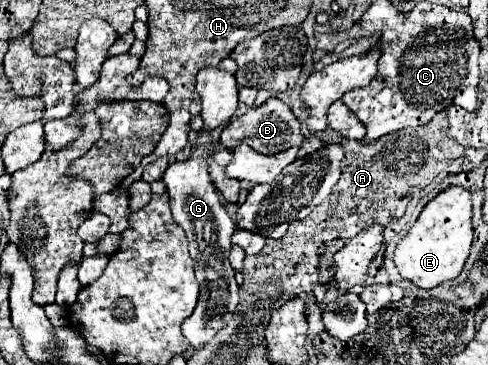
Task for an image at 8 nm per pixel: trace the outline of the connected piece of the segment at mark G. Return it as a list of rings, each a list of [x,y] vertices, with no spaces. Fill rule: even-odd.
[[[208,131],[198,137],[198,149],[186,161],[168,165],[164,173],[164,183],[170,195],[170,209],[174,221],[186,231],[190,241],[190,257],[196,261],[196,279],[200,283],[200,299],[194,313],[184,321],[182,333],[194,349],[204,347],[234,315],[238,305],[238,285],[234,279],[234,269],[230,267],[230,237],[234,235],[234,221],[228,217],[224,205],[220,203],[218,189],[210,181],[208,159],[214,153],[214,139]]]

